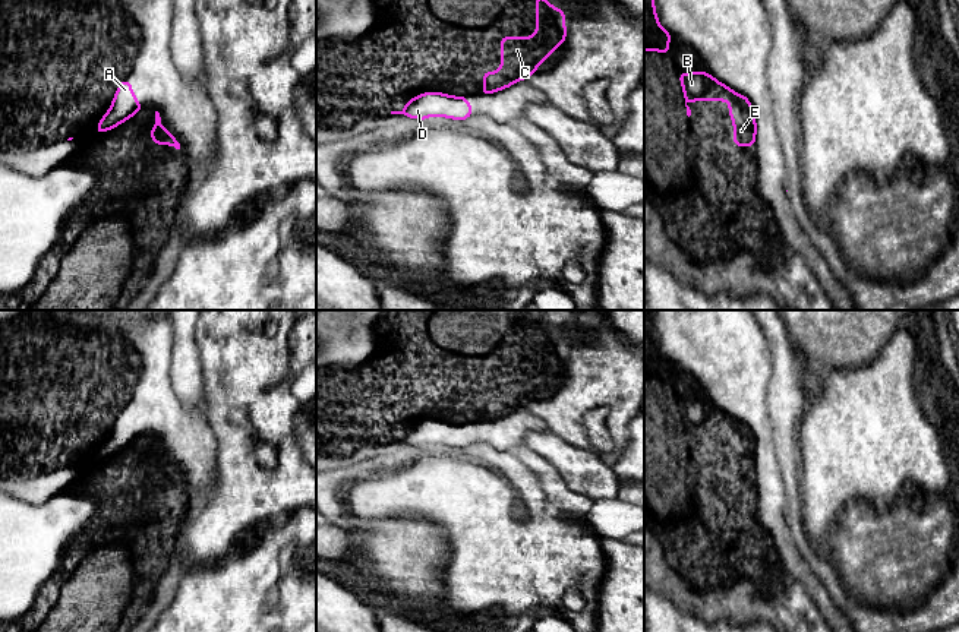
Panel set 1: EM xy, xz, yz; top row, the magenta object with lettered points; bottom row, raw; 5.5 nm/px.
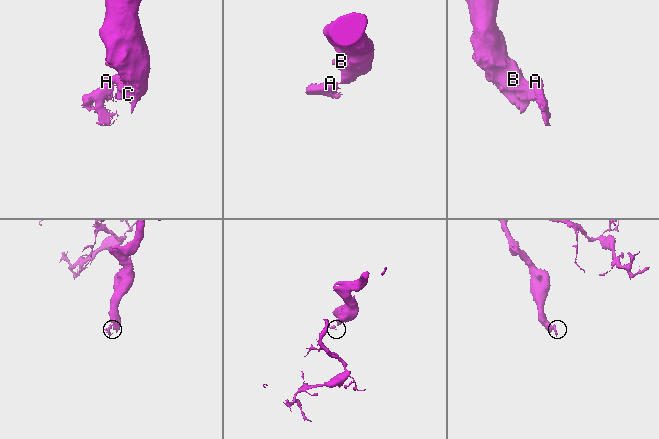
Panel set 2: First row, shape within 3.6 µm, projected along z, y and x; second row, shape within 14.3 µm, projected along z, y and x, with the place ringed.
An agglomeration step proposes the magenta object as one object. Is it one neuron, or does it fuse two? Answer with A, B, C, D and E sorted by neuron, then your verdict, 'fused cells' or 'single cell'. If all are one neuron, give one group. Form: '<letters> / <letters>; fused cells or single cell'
A D / B C E; fused cells

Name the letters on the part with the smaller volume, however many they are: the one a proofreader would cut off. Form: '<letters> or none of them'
A, D

